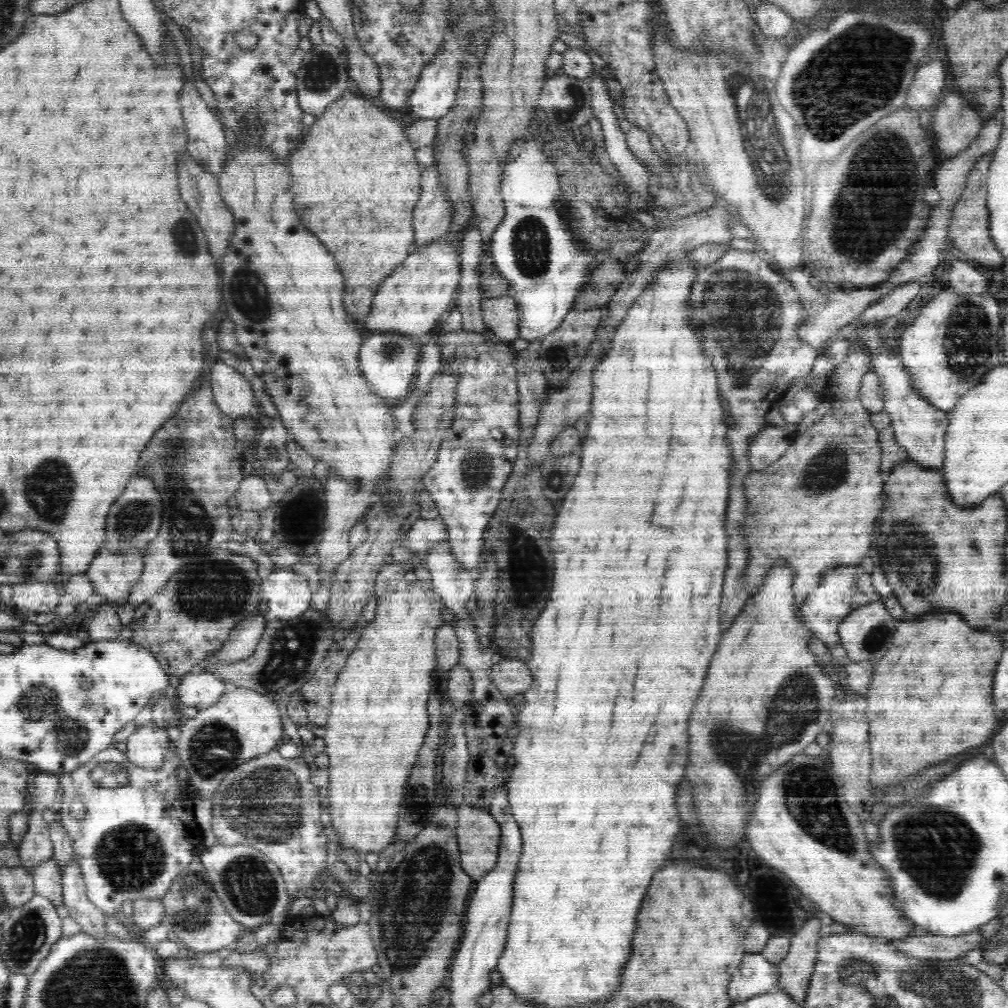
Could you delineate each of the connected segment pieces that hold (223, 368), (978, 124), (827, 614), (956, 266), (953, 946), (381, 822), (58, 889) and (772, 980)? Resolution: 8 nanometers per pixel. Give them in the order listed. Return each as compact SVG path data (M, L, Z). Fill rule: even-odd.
M219 360L212 367L211 390L216 406L232 421L254 413L257 399L251 384L240 372Z
M947 90L935 106L933 136L940 157L954 158L979 135L984 120L955 90Z
M856 566L856 568L838 568L826 572L824 580L806 598L804 608L800 608L800 616L804 618L805 630L812 632L812 640L820 640L828 646L828 648L824 648L824 656L816 656L816 660L826 670L826 674L830 676L828 679L832 679L832 683L836 684L834 702L843 697L840 694L846 685L845 665L849 663L848 653L840 640L839 626L842 624L844 616L851 613L853 609L857 609L870 601L880 600L880 594L874 589L870 574L863 567Z
M953 260L950 262L948 274L952 289L960 294L982 294L988 292L988 276L982 274L973 264L967 261Z
M976 930L956 937L926 934L926 936L914 936L902 942L892 940L889 944L892 948L914 957L950 960L963 957L968 950L978 948L983 939L980 930Z
M418 582L408 592L394 592L386 600L380 600L374 622L366 624L361 630L360 640L333 687L331 708L325 724L326 733L323 736L329 760L329 814L332 828L338 834L339 845L346 850L356 850L360 861L365 860L368 852L379 854L386 850L386 846L392 842L407 780L430 728L427 708L436 666L434 634L442 624L442 608L444 601L438 591L430 592Z
M56 860L40 862L38 867L34 868L33 878L36 893L46 899L55 907L63 904L63 885L61 867Z
M748 953L732 976L728 992L732 1002L742 1003L751 997L766 994L775 988L780 978L779 966L768 962L762 953Z

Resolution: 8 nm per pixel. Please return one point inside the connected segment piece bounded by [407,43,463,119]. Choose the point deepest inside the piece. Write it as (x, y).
(432, 97)

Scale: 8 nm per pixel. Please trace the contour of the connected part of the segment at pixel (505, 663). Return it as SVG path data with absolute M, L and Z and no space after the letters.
M494 659L491 661L492 680L507 698L529 690L533 676L529 666L519 659Z

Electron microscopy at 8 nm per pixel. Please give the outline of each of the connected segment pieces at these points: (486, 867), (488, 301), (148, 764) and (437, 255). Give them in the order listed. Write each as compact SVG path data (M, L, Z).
M462 804L458 808L457 843L460 851L460 865L472 880L480 881L482 876L492 871L499 862L501 826L488 809Z
M512 294L483 298L481 311L483 321L495 340L515 341L519 337L522 312L520 303Z
M154 721L137 727L126 742L125 753L132 767L158 770L164 764L169 736L167 730L157 727Z
M445 236L412 250L412 254L387 276L381 283L380 290L373 297L369 309L366 329L378 332L396 330L396 334L408 335L416 346L421 345L419 337L432 333L437 322L448 314L454 305L460 286L460 244L451 246Z

